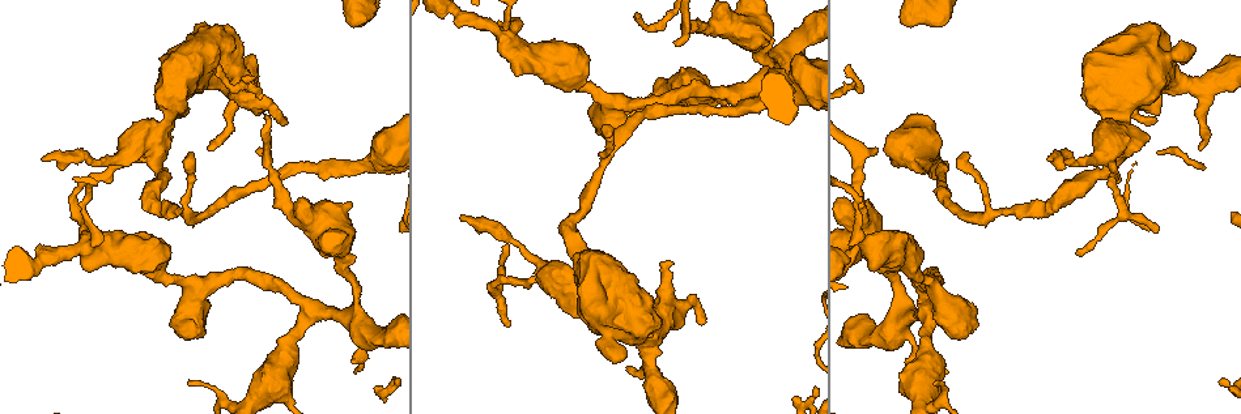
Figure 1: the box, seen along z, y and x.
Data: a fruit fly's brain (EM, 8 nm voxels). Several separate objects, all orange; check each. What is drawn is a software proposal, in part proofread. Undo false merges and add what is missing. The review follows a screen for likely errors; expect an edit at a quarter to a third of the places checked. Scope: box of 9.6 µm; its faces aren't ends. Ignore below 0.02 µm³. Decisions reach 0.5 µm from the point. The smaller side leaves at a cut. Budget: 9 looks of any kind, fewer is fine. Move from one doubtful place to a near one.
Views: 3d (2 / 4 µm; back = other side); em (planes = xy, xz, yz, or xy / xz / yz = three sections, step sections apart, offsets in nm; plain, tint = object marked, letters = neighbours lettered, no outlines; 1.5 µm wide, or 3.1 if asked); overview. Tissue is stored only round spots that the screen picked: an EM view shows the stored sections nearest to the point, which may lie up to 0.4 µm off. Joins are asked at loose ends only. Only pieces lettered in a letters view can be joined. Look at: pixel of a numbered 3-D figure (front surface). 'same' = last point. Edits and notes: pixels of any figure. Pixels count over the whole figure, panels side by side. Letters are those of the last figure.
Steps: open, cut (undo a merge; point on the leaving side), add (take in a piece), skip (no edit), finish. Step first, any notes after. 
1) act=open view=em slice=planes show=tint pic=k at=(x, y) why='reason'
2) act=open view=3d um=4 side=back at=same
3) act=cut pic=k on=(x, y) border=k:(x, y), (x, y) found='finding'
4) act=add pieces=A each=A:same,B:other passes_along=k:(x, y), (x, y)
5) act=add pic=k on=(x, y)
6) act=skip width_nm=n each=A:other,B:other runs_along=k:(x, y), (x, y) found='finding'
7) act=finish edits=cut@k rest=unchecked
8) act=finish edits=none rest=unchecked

act=open view=3d um=4 pic=1 at=(358, 350) why='thick turns thin'

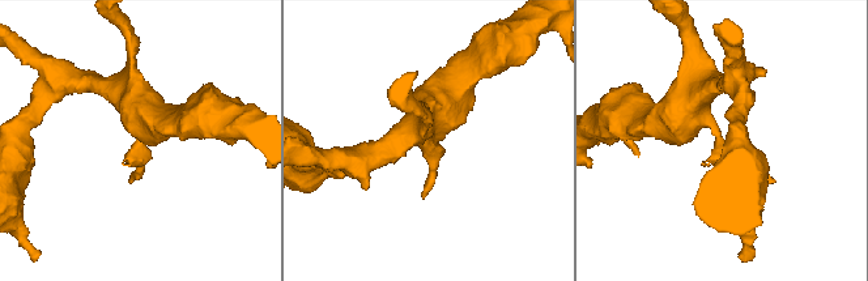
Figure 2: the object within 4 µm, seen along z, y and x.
act=open view=em slice=planes show=tint pic=2 at=(433, 142)

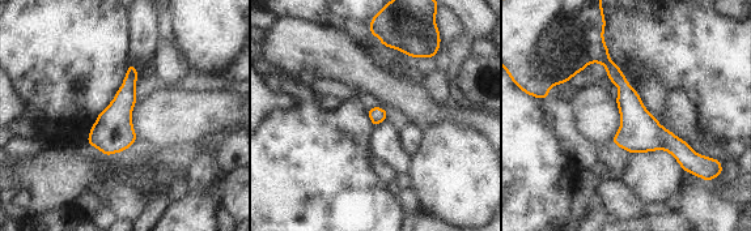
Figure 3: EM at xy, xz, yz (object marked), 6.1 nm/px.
act=open view=em slice=planes show=letters at=same why='see the neighbours'

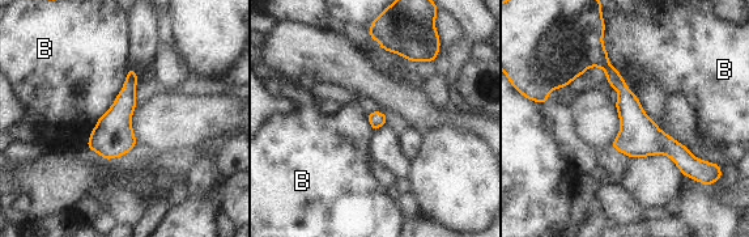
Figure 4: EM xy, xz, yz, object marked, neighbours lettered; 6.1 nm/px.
act=skip each=B:other border=4:(603, 32), (608, 60), (633, 93) found='all the same neuron'

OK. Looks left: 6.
act=open view=3d um=4 pic=1 at=(609, 137) why='thin end'

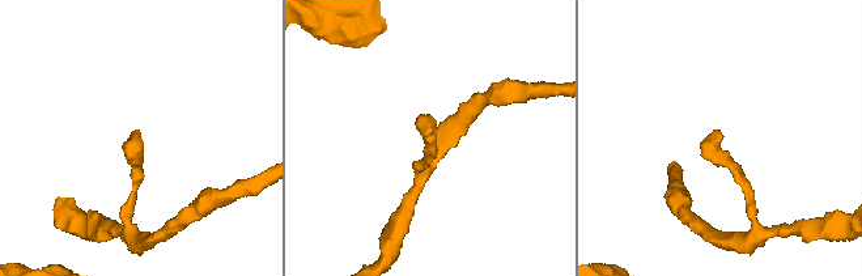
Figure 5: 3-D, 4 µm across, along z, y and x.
act=open view=em slice=planes show=letters pic=5 at=(720, 133) why='need the tissue'

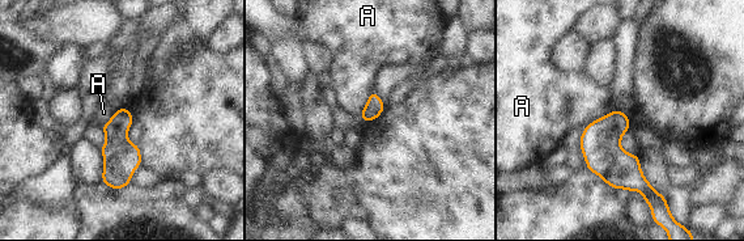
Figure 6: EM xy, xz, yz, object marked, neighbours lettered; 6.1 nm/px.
act=skip longest_contact=A:220nm each=A:other border=6:(615, 109), (591, 121), (585, 127) found='no lettered piece goes on from it'

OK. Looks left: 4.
act=open view=3d um=2 pic=1 at=(1157, 115) why='thick end'

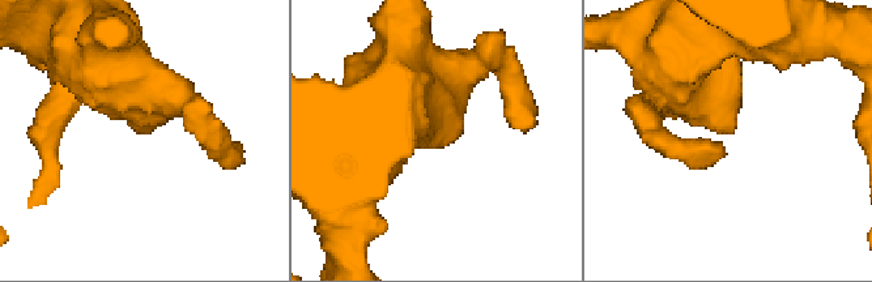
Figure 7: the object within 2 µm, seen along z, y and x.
act=open view=em slice=planes show=plain pic=7 at=(146, 130) why='shape alone is not enough'

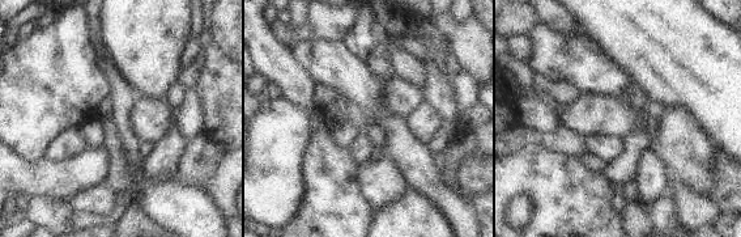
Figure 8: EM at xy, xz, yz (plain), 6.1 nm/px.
act=open view=em slice=planes show=letters at=same why='see the neighbours'

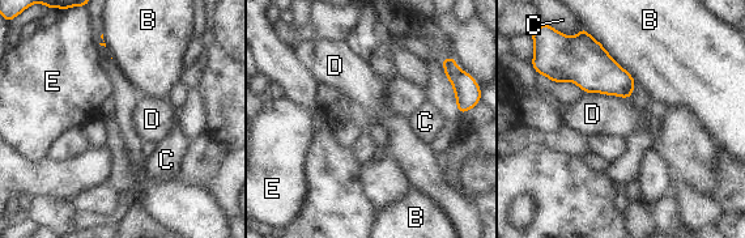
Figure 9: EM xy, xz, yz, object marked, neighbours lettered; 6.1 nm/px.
act=skip longest_contact=B:480nm each=B:other,C:other,D:other,E:other found='none of them fits'

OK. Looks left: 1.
act=finish edits=none rest=unchecked

